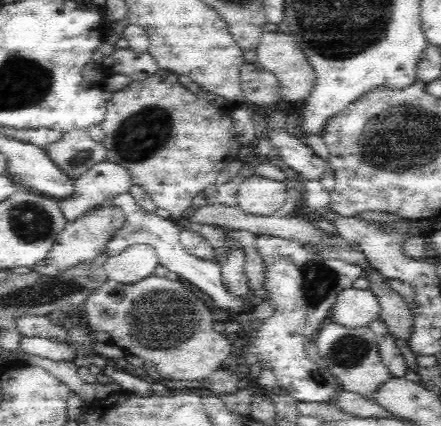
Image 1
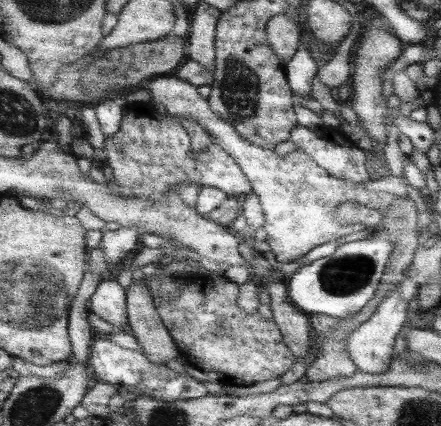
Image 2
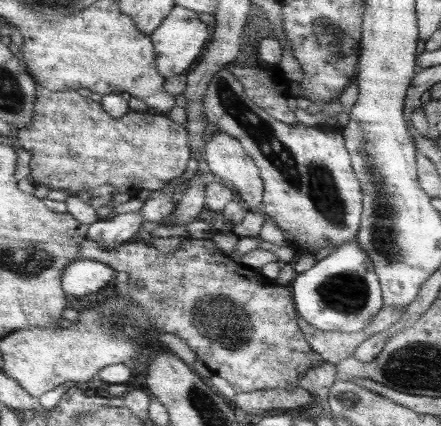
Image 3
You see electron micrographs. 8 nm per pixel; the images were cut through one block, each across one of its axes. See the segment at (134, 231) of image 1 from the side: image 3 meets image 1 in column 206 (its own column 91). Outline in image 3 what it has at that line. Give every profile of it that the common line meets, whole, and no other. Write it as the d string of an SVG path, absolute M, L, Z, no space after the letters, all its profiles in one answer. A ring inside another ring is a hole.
M81 258L65 270L63 290L67 296L73 296L73 298L91 296L91 294L103 290L109 282L113 282L115 274L117 274L117 270L111 268L109 264Z

